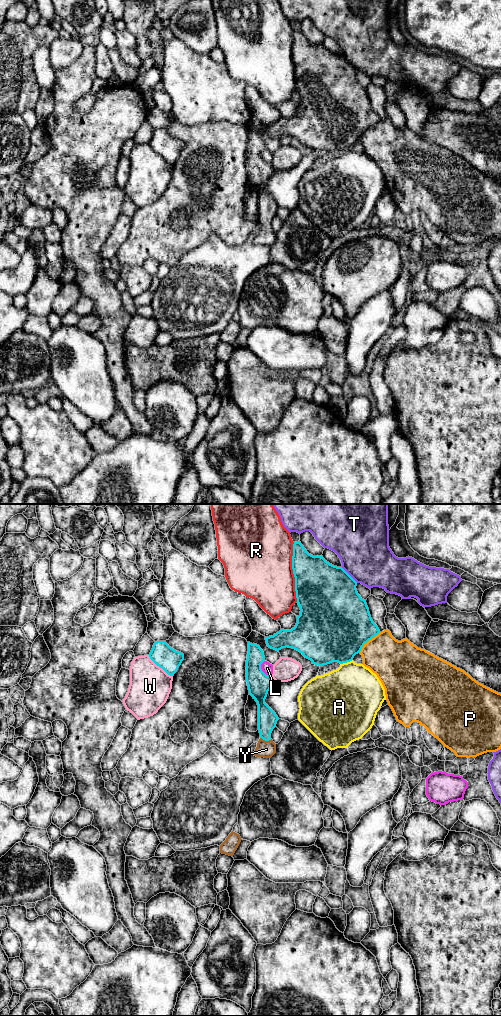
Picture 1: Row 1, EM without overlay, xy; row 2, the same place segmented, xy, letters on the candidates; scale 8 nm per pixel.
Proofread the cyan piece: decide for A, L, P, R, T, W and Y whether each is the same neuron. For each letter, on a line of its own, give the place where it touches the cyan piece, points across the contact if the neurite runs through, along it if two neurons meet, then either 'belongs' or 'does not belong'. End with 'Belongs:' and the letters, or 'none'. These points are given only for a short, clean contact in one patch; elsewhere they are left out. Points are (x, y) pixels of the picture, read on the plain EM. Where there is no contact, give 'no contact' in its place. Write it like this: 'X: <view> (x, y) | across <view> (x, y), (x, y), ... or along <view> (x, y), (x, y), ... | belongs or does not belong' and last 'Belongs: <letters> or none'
A: xy (346, 150) | along xy (352, 147), (341, 152) | does not belong
L: xy (261, 158) | does not belong
P: xy (368, 128) | does not belong
R: xy (293, 60) | does not belong
T: xy (348, 62) | does not belong
W: xy (160, 155) | does not belong
Y: xy (266, 228) | across xy (267, 207), (266, 228), (266, 237) | belongs
Belongs: Y

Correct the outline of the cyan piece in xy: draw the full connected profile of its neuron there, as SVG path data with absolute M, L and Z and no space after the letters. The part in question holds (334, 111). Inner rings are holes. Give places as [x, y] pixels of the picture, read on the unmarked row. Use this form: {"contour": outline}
{"contour": "M300 29L293 32L292 57L300 103L297 104L297 111L291 118L281 117L273 124L265 125L267 134L278 140L286 135L295 137L318 154L332 150L343 152L352 149L354 144L360 141L364 132L380 121L371 106L366 88L357 80L357 70L342 55L330 52L323 44L309 42Z"}

